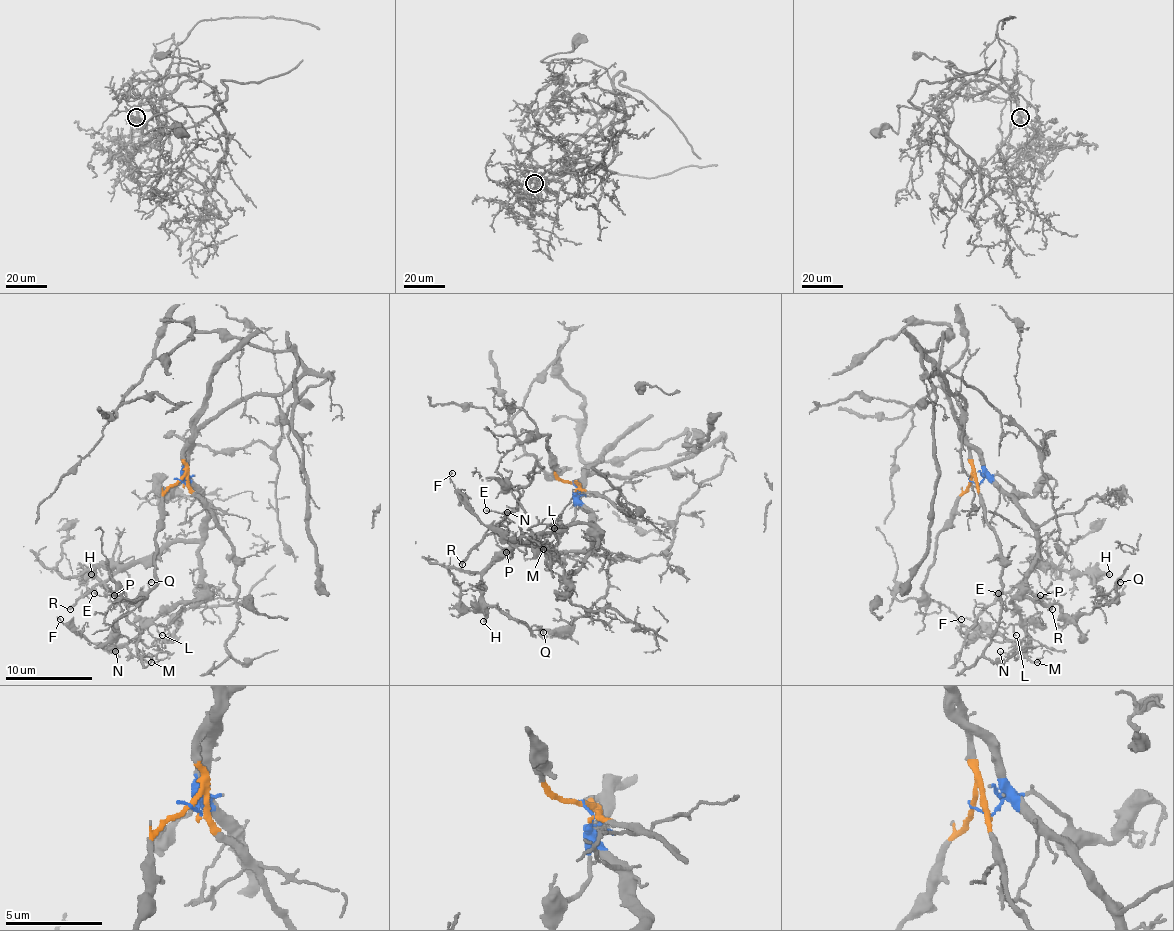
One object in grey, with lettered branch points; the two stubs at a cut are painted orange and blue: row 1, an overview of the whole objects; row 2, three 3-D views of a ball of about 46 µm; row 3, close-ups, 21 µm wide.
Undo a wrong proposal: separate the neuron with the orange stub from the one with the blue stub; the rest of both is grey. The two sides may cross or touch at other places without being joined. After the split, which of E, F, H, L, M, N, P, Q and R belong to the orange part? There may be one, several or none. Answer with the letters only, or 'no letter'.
no letter

